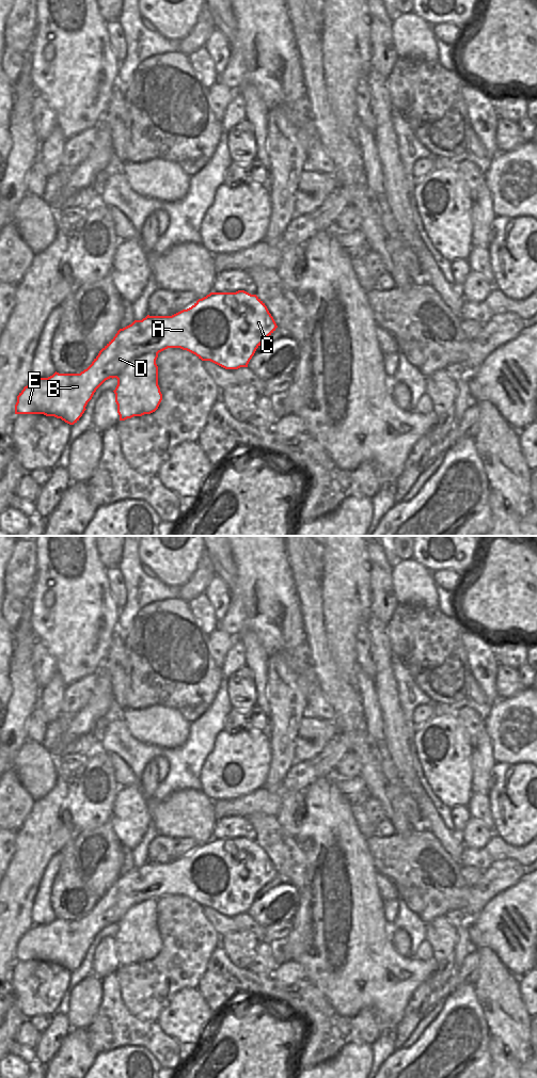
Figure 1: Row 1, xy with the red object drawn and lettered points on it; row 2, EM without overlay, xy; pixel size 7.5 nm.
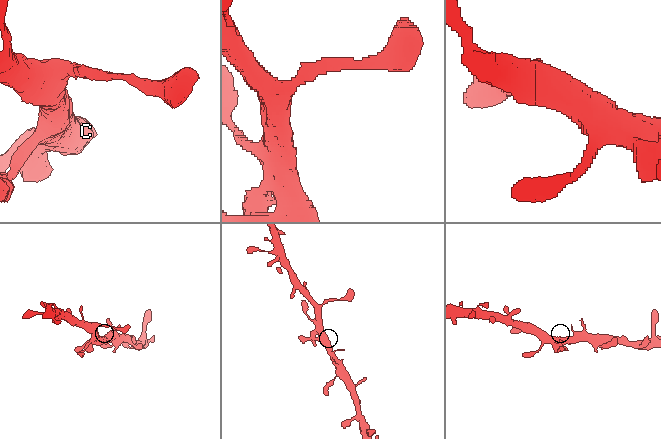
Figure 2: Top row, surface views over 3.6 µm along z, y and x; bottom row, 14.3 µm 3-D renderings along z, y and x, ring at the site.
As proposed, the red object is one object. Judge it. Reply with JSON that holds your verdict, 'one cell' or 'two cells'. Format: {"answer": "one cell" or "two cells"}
{"answer": "one cell"}

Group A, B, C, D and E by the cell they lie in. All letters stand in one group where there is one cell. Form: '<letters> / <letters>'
A B C D E

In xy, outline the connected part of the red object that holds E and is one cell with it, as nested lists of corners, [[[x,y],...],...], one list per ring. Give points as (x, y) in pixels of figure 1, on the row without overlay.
[[[244,837],[236,839],[210,839],[199,845],[191,854],[183,856],[172,862],[149,862],[142,867],[135,867],[131,871],[120,875],[115,883],[99,898],[92,910],[80,920],[54,919],[48,924],[33,926],[17,942],[15,961],[44,961],[61,965],[69,971],[79,967],[88,949],[96,936],[108,925],[116,924],[117,932],[113,937],[120,967],[133,963],[142,963],[155,958],[161,947],[162,940],[158,932],[158,900],[168,894],[180,894],[195,901],[202,907],[210,907],[225,916],[248,914],[256,895],[278,874],[273,863],[265,850],[256,842]]]

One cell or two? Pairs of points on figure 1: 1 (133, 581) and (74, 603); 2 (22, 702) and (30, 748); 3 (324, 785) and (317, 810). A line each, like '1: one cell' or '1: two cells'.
1: two cells
2: two cells
3: one cell

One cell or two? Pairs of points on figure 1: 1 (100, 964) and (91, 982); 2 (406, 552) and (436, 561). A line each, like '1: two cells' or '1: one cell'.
1: two cells
2: two cells

